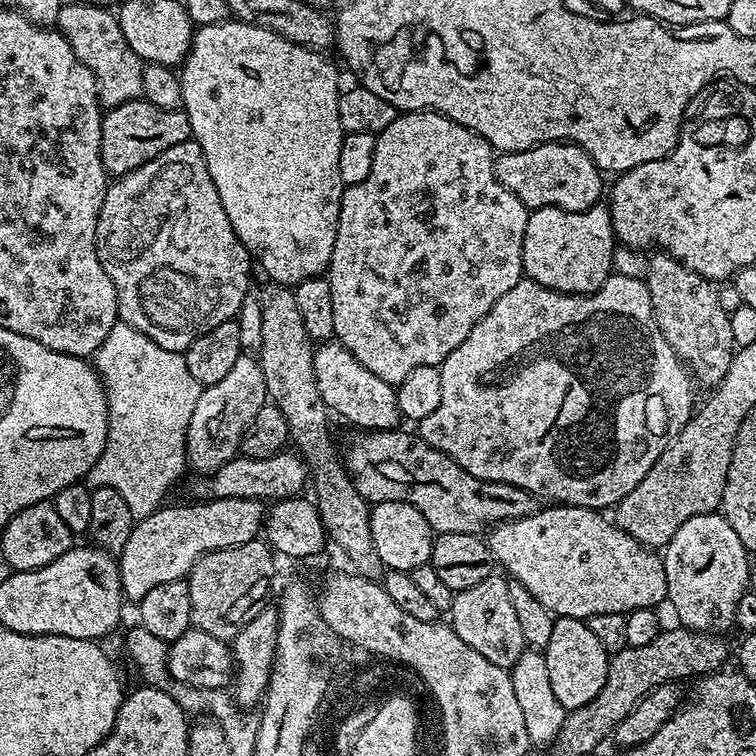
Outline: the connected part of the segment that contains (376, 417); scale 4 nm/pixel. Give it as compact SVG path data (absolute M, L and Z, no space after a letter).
M339 342L317 343L312 358L318 393L329 413L336 415L337 412L346 423L364 432L390 432L399 425L396 423L401 423L395 387L370 374L370 370L366 370L366 366L346 350L346 346Z

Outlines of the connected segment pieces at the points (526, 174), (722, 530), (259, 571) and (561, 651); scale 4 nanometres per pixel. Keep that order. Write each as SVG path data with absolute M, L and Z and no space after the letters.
M557 142L540 144L521 152L501 152L495 157L496 180L529 208L561 208L567 212L584 212L597 207L605 191L602 173L596 163L577 144Z
M714 511L714 512L707 512L706 514L698 514L698 518L689 518L686 522L682 522L682 526L678 526L678 531L674 534L674 538L670 538L670 542L667 544L666 547L662 550L662 555L664 558L664 569L666 570L666 586L668 587L668 598L667 598L667 603L669 605L672 604L672 608L674 611L676 611L676 616L681 625L685 628L692 628L696 632L715 632L717 634L724 634L727 633L727 628L729 627L730 629L735 625L736 623L736 611L738 610L738 598L742 598L742 594L746 591L749 591L748 587L748 578L750 575L750 569L748 569L748 559L750 559L750 553L748 549L744 548L742 546L742 538L738 538L738 533L734 531L734 526L730 526L730 522L728 519L726 519L725 516L723 516L719 511Z
M257 538L242 546L230 546L222 550L207 552L201 560L196 561L192 571L188 573L188 589L190 590L190 618L192 627L206 634L214 634L214 638L230 642L249 622L266 606L264 600L272 588L272 575L276 572L277 561L274 553L263 539Z
M569 616L553 619L550 642L542 651L546 670L550 670L550 686L565 710L586 706L586 702L596 698L602 686L606 686L610 654L602 650L602 642L594 638L587 622Z

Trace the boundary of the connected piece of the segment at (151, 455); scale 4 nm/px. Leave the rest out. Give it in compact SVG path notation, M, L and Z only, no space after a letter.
M121 320L111 328L92 362L104 384L104 393L108 395L108 437L98 462L87 474L86 483L91 489L118 490L126 506L130 506L130 514L134 518L149 516L165 503L164 495L186 469L190 414L194 414L194 406L198 406L202 385L187 369L183 353L158 346L153 339L146 338L141 331L134 331Z

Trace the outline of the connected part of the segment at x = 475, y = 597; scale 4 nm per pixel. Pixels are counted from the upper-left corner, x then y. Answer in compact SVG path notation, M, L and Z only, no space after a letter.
M503 575L487 576L478 586L470 586L470 590L455 593L450 609L450 626L470 646L470 650L478 650L486 662L499 668L511 669L521 653L526 650L522 638L522 625L514 614L514 602L510 602L509 581Z

